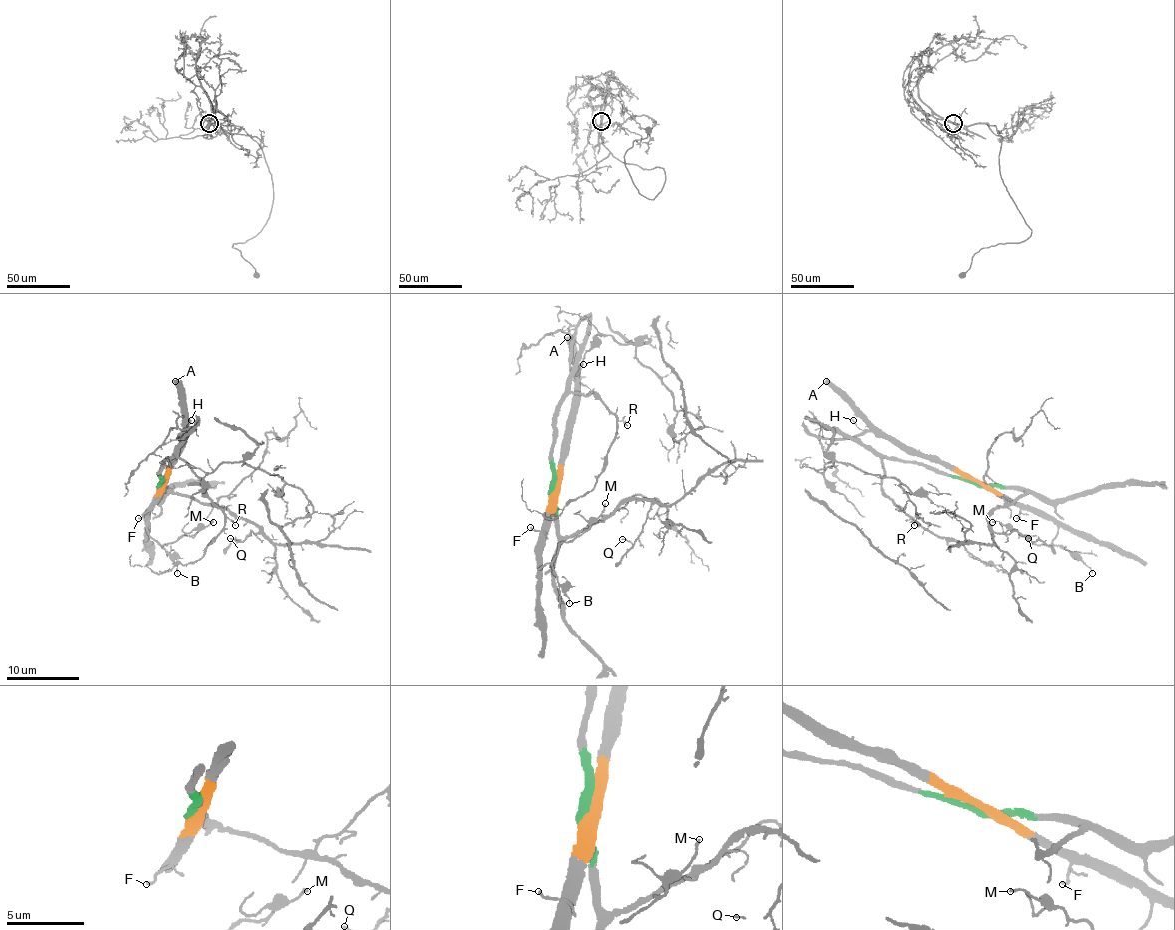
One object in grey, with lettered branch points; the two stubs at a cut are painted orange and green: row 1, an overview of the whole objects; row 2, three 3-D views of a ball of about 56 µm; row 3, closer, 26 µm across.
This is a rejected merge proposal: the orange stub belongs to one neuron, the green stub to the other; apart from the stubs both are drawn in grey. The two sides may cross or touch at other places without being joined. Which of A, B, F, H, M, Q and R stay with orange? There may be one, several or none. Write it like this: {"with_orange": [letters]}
{"with_orange": ["A", "B", "F", "H", "M"]}

